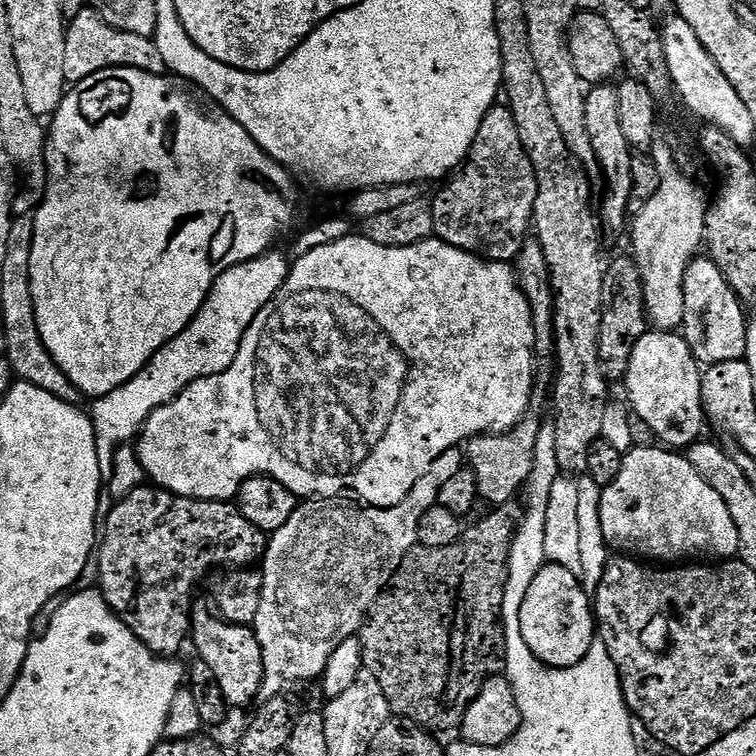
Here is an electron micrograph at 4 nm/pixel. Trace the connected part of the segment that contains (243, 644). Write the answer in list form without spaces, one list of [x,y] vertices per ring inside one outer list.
[[[200,598],[192,605],[190,644],[196,647],[195,655],[202,662],[206,662],[210,670],[214,670],[214,678],[218,678],[218,686],[222,694],[226,694],[229,709],[236,710],[246,707],[247,704],[257,703],[260,687],[264,681],[264,663],[262,646],[251,627],[231,624],[229,620],[214,611],[209,601],[207,604],[203,598]]]

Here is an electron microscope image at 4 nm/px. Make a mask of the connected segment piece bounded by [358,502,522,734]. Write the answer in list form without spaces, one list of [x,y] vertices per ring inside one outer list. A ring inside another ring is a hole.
[[[513,502],[493,507],[489,512],[492,513],[482,517],[473,528],[465,527],[458,542],[450,546],[427,548],[417,543],[410,549],[358,633],[360,644],[364,647],[365,669],[378,678],[389,709],[399,719],[412,720],[434,734],[455,731],[481,686],[489,677],[503,671],[505,634],[501,606],[508,581],[510,550],[520,526],[522,508],[519,503]],[[454,640],[460,645],[456,650],[457,656],[464,658],[464,673],[456,676],[460,686],[456,698],[444,698],[444,691],[448,688],[448,671],[452,668]]]

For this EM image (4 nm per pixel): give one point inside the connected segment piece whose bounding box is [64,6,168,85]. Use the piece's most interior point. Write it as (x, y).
(92, 44)

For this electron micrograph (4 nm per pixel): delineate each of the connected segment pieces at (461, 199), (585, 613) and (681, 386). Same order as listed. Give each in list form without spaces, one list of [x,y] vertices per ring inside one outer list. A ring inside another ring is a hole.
[[[507,103],[493,104],[486,118],[482,118],[482,126],[478,126],[478,134],[470,146],[467,160],[444,186],[440,196],[431,197],[430,200],[435,239],[463,252],[481,256],[483,260],[515,261],[533,227],[532,215],[534,202],[538,198],[538,182],[534,166],[530,166],[530,158],[526,158],[522,138],[518,138],[518,122],[514,122],[514,114],[508,109]]]
[[[546,563],[538,571],[530,590],[526,590],[526,602],[520,607],[522,638],[526,638],[526,646],[551,668],[573,668],[580,664],[597,639],[594,604],[580,583],[581,577],[570,574],[570,570]]]
[[[649,330],[635,343],[624,379],[627,399],[633,413],[650,426],[665,447],[684,450],[703,435],[706,413],[701,398],[702,376],[689,344],[675,331]]]

